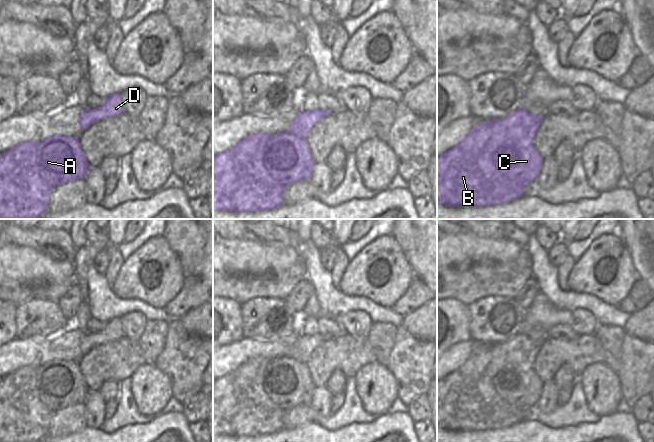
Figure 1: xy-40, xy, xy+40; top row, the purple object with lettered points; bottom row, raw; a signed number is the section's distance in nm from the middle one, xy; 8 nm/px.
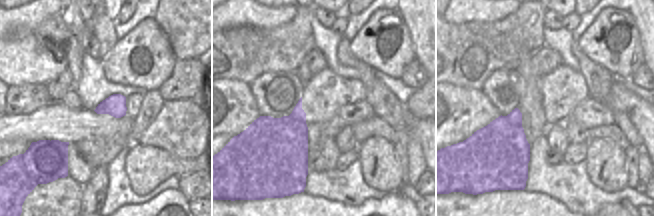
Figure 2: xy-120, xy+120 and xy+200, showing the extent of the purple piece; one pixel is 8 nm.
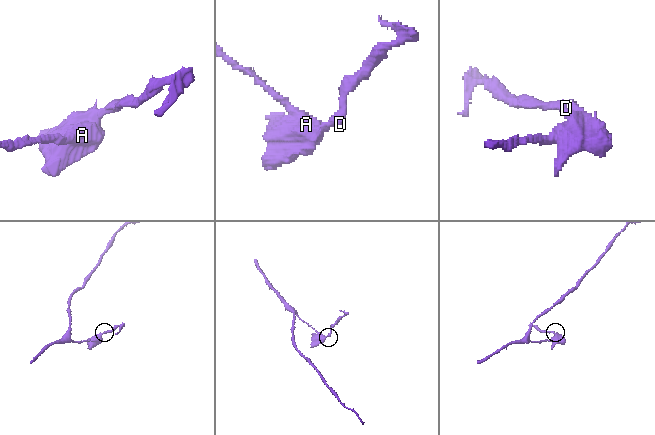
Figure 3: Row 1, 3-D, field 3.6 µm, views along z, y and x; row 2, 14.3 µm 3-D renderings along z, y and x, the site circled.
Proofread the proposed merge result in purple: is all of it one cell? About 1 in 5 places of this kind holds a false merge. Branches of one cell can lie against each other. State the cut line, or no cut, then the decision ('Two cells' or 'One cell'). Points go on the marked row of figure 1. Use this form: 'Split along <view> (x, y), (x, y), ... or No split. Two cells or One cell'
Split along xy (270, 138), (279, 142), (277, 151), (282, 158), (283, 184). Two cells.

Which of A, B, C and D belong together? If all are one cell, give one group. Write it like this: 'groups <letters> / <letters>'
groups A / B C D

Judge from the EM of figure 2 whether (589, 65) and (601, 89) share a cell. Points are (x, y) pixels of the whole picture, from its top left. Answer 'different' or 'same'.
same

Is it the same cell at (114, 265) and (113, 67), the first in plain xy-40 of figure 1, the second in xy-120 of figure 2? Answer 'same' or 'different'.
different

